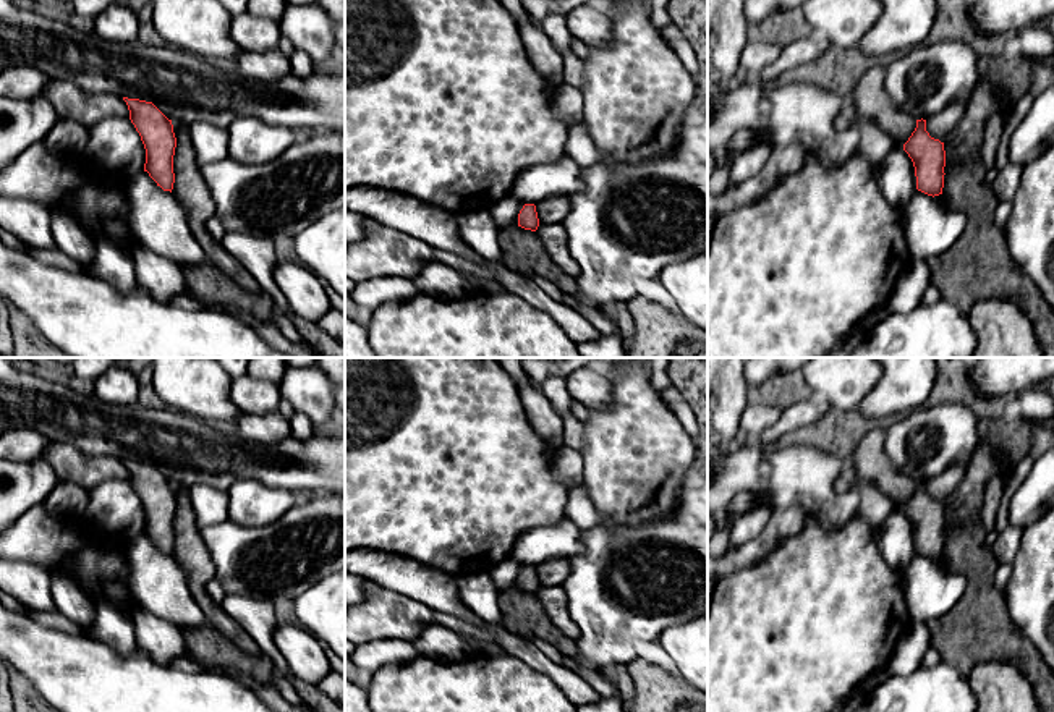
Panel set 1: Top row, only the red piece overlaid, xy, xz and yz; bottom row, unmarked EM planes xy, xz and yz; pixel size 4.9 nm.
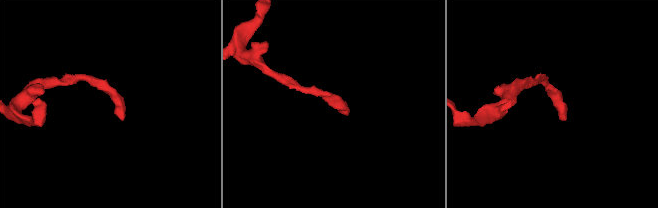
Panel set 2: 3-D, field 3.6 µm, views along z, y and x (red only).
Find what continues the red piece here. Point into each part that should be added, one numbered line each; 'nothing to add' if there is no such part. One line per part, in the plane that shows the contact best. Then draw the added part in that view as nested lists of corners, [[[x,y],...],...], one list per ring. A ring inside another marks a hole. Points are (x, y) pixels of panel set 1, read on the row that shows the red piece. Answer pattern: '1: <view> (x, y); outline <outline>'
nothing to add

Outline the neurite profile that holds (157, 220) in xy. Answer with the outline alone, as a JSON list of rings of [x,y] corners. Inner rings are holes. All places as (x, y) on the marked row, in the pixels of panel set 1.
[[[147,172],[130,178],[128,206],[130,227],[138,243],[178,265],[206,262],[206,252],[189,228],[183,206]]]

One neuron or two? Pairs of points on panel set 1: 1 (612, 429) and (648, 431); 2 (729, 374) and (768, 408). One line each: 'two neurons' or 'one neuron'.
1: one neuron
2: two neurons

